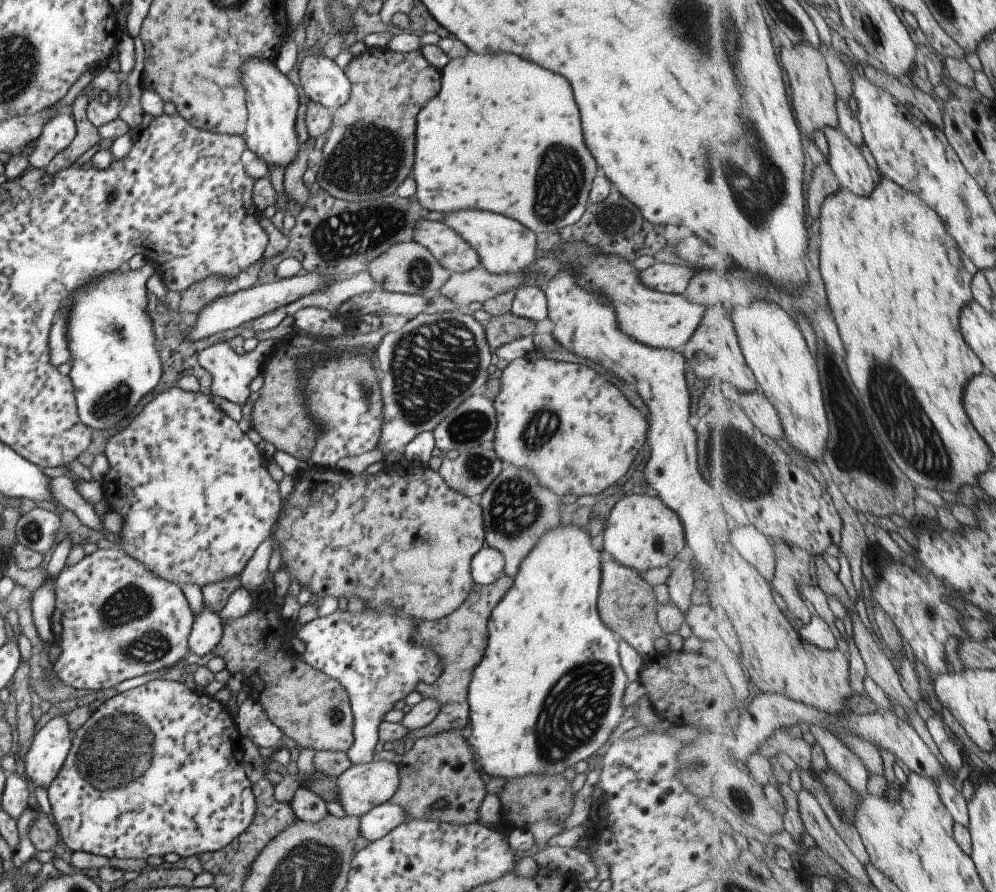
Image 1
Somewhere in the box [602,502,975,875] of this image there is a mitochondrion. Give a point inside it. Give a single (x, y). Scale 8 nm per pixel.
(694, 766)

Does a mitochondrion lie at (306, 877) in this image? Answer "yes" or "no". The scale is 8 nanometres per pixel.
yes

